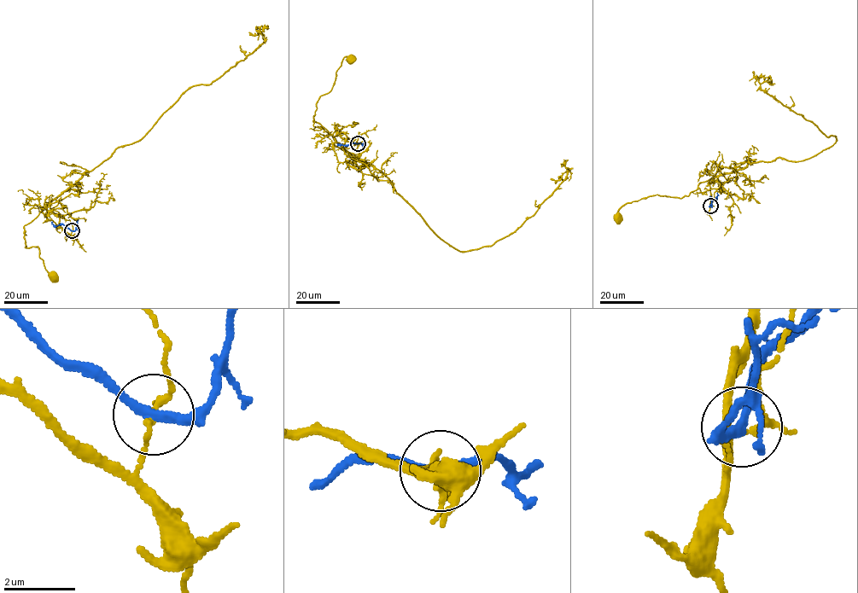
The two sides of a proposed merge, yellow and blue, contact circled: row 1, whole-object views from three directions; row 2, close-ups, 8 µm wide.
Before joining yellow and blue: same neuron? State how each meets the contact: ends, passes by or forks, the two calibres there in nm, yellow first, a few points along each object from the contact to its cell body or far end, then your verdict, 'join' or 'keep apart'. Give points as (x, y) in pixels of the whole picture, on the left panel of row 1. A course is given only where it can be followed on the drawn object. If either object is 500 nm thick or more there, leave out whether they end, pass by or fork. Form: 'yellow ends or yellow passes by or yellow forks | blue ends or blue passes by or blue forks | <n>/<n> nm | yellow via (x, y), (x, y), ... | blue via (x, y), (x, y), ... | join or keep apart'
yellow forks | blue passes by | 120/240 nm | yellow via (72, 231), (44, 209), (24, 226), (25, 247), (37, 247), (54, 276) | blue via (72, 230), (63, 224), (54, 225), (51, 222) | keep apart

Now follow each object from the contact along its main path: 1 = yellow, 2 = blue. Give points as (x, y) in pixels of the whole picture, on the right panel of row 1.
1: (710, 206), (708, 183), (715, 177), (699, 183), (688, 196), (656, 194), (627, 203), (618, 210), (617, 217)
2: (710, 206), (717, 193)

